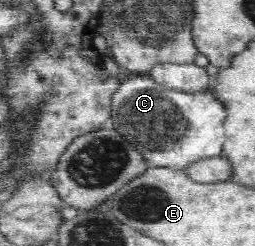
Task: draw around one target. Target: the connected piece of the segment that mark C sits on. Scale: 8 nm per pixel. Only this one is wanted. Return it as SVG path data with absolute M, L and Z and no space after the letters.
M134 74L124 79L111 97L110 117L113 121L113 128L129 144L138 149L151 167L165 166L183 169L203 158L219 156L223 142L225 142L225 132L223 132L225 116L227 116L225 106L217 102L211 94L199 91L197 94L175 91L162 83L157 83L149 74Z

